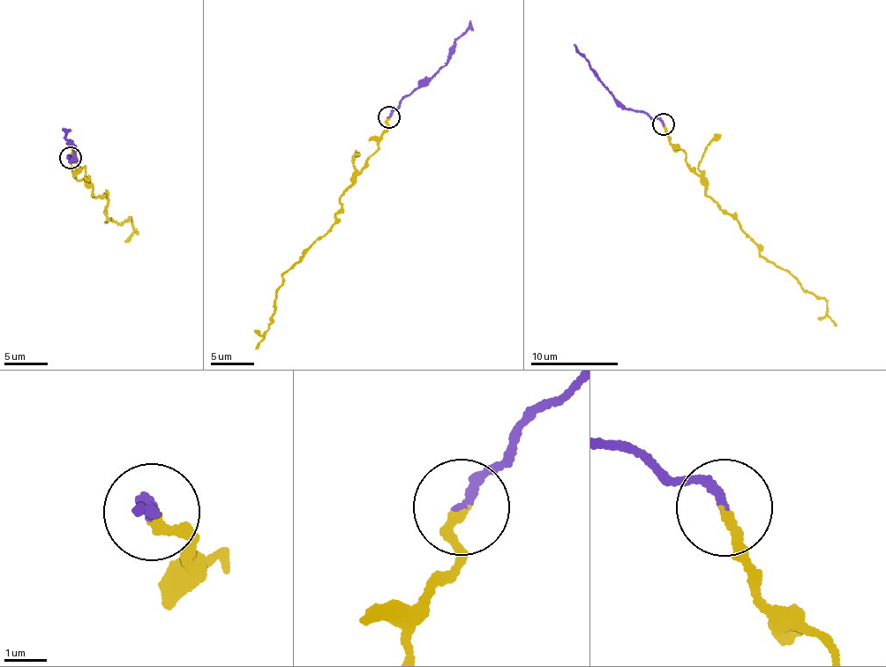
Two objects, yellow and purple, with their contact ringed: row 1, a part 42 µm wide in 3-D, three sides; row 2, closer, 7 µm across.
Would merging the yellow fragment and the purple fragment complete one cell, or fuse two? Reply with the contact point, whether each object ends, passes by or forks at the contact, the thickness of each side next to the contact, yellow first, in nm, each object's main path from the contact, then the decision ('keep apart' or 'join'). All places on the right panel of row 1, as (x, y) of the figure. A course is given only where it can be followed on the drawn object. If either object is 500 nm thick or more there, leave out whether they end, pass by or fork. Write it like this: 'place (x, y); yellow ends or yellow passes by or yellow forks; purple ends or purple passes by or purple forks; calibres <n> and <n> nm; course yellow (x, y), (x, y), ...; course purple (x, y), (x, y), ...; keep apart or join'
place (663, 124); yellow ends; purple ends; calibres 220 and 220 nm; course yellow (663, 124), (701, 176), (705, 194), (737, 222), (762, 257), (827, 304), (837, 326); course purple (663, 124), (646, 114), (622, 106), (574, 44); join

